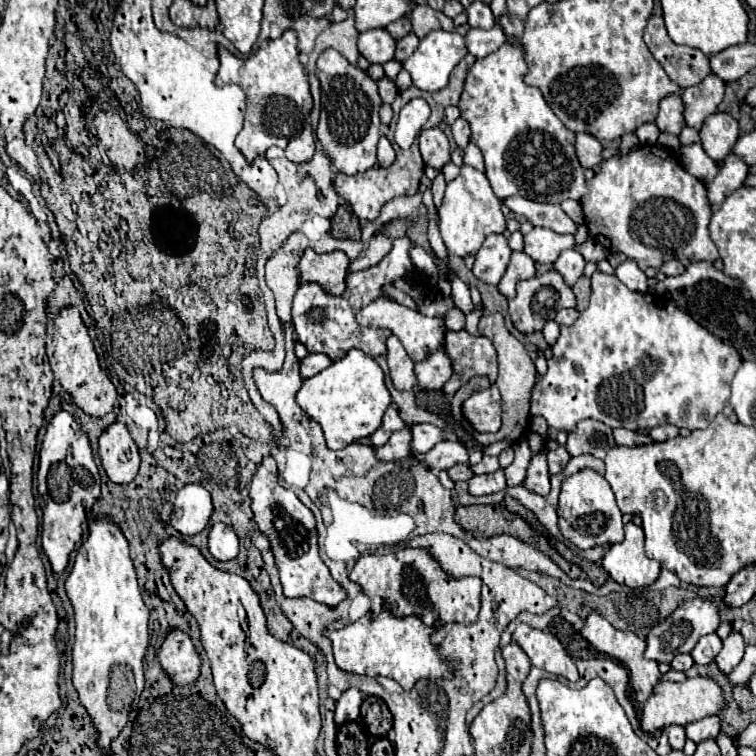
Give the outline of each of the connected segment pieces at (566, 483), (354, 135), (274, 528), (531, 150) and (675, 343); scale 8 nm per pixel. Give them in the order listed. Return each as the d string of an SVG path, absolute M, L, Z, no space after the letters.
M581 469L579 473L573 473L563 479L557 517L563 537L567 537L579 549L593 549L599 545L615 545L623 541L621 511L615 503L611 485L605 481L603 475L595 473L593 469Z
M335 49L323 51L317 59L317 77L321 81L321 119L317 139L323 153L331 157L331 163L343 175L371 169L377 163L377 141L381 137L379 107L383 101L377 93L377 83L357 65L347 63L347 59Z
M271 455L263 457L261 465L249 483L251 511L259 525L259 531L269 539L275 563L279 569L285 597L311 597L323 605L337 607L347 595L341 585L331 577L329 569L317 551L317 531L313 513L297 499L297 495L277 481L277 463Z
M505 43L491 55L477 59L475 65L467 73L467 81L463 85L463 93L459 99L461 117L471 125L471 141L481 149L485 159L485 175L499 199L507 199L513 195L521 195L539 203L561 203L565 199L583 197L587 193L583 169L575 157L575 133L565 129L565 125L555 117L543 93L539 89L525 85L523 71L527 71L527 63L523 59L523 49L517 45Z
M599 271L591 275L589 307L575 325L561 329L561 337L551 351L549 369L533 387L531 415L543 415L551 429L567 433L575 429L577 421L587 417L603 421L613 429L625 427L631 431L649 431L665 423L691 431L705 429L729 401L729 385L735 369L741 365L741 357L733 347L715 339L667 297L631 291L617 277Z

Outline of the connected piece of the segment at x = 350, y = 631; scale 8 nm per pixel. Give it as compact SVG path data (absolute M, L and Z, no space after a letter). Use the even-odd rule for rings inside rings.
M385 609L375 619L371 619L371 613L367 613L359 621L343 629L325 631L325 637L333 643L335 665L345 673L367 677L391 677L405 691L409 691L419 679L451 677L451 671L437 657L437 651L431 645L433 633L435 629L425 627L419 617L395 617Z

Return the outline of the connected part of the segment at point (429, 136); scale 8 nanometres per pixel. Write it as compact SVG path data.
M439 127L425 129L419 135L419 147L425 165L441 169L445 163L451 161L451 148L445 133Z

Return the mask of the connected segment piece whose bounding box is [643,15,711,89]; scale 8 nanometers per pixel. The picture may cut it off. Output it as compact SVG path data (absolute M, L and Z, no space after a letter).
M651 15L643 35L651 55L665 69L671 81L675 81L681 89L701 83L709 75L709 59L697 49L675 45L665 31L663 17Z

